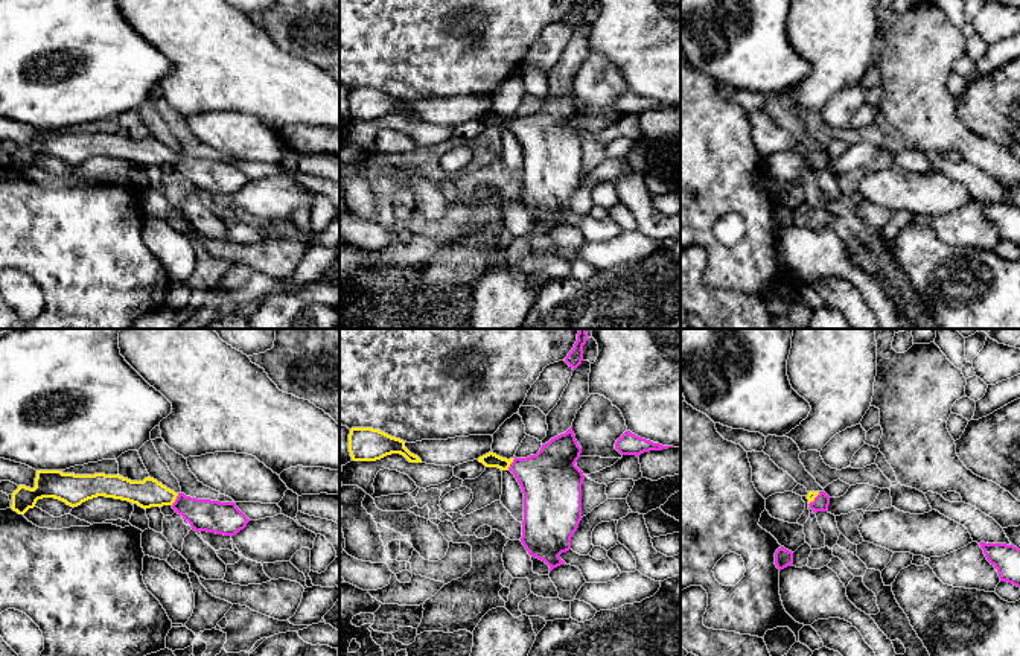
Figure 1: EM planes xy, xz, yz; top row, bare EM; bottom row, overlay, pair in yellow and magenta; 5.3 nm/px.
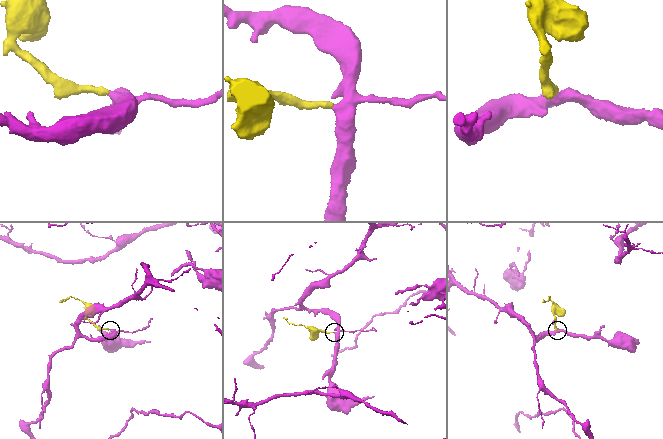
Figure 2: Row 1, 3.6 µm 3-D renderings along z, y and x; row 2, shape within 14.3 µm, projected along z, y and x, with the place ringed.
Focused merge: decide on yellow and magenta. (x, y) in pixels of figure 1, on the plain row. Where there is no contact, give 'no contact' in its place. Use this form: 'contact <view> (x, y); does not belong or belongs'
contact xy (175, 157); belongs

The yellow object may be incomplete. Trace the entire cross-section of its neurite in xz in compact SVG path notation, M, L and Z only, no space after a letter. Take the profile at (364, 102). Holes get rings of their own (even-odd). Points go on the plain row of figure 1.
M352 87L349 111L353 120L376 120L391 113L403 114L410 122L422 119L405 107L405 100L373 87Z

